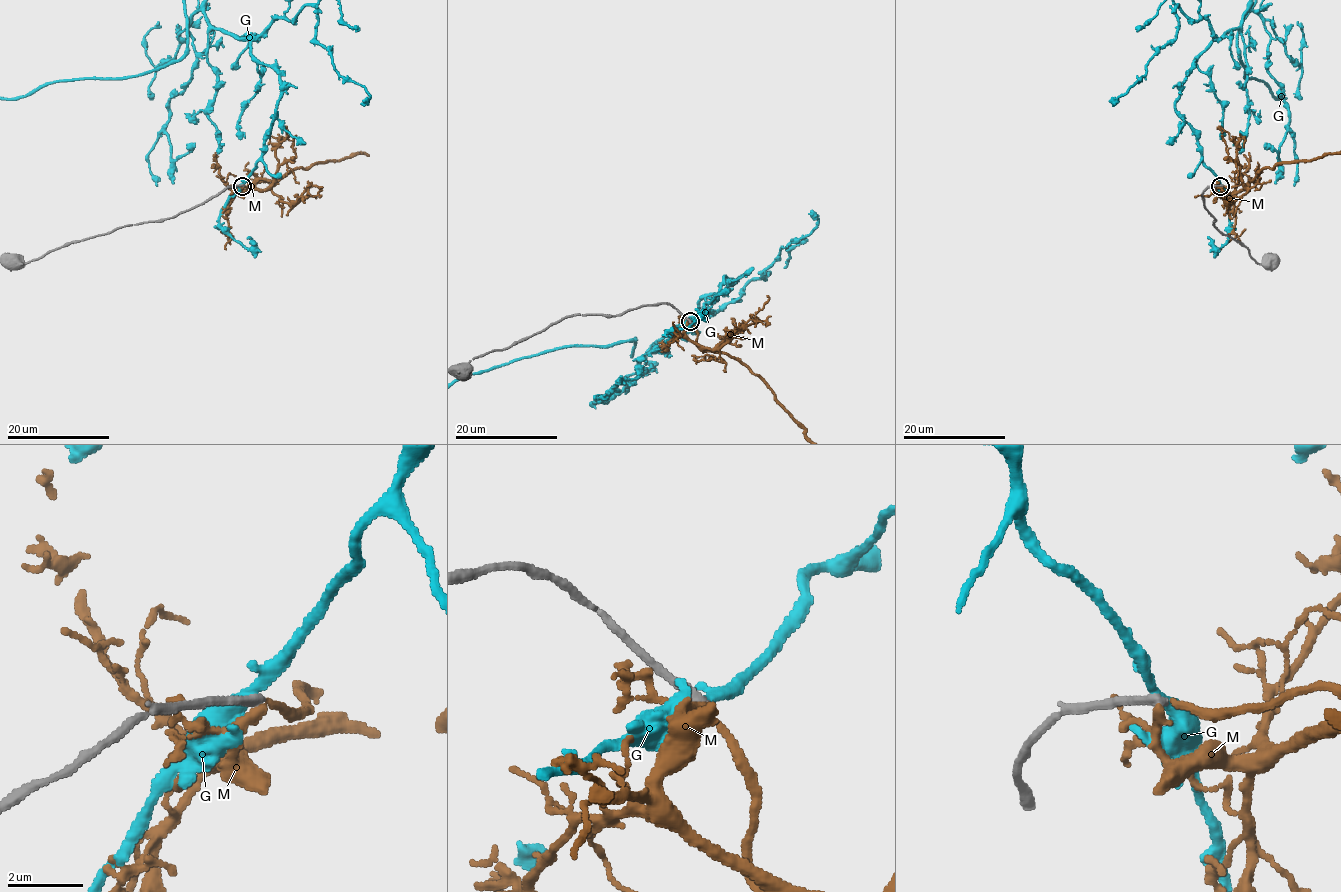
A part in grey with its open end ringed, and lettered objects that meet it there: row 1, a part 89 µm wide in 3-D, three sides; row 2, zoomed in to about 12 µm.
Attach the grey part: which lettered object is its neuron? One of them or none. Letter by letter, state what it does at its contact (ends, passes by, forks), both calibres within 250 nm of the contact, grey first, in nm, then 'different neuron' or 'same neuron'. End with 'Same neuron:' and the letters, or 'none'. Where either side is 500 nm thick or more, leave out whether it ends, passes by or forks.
G: it forks there; 320 nm thick on the grey side, 300 nm on the other; different neuron
M: it forks there; 300 nm thick on the grey side, 200 nm on the other; same neuron
Same neuron: M

